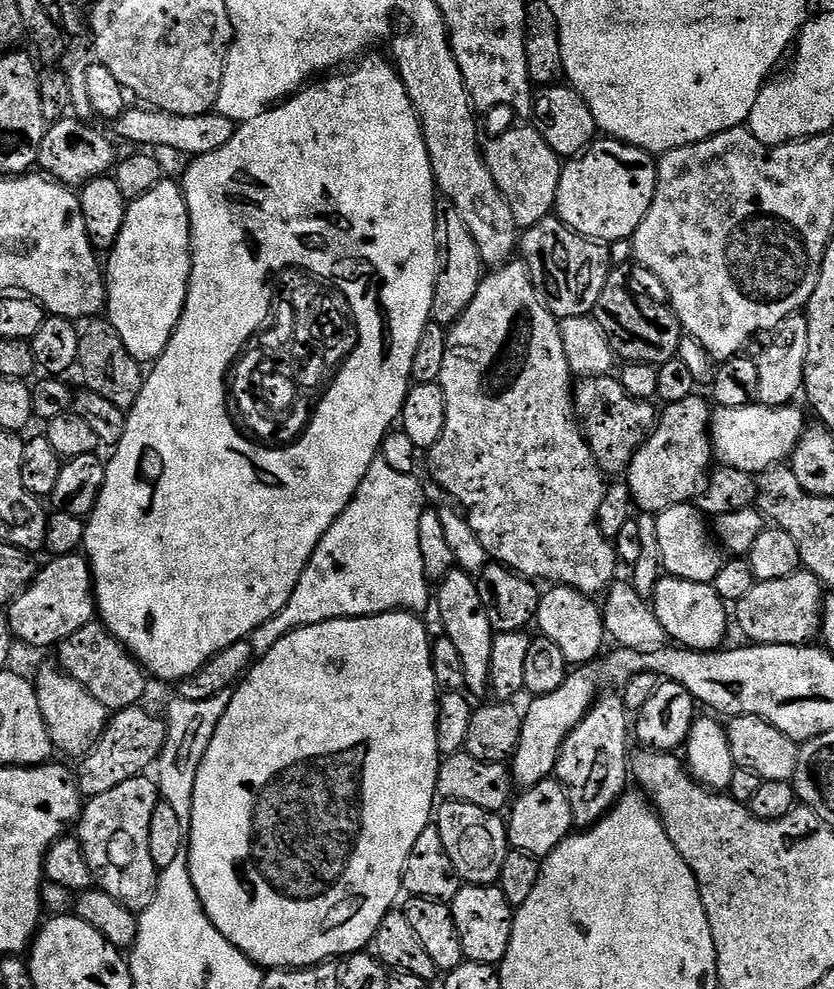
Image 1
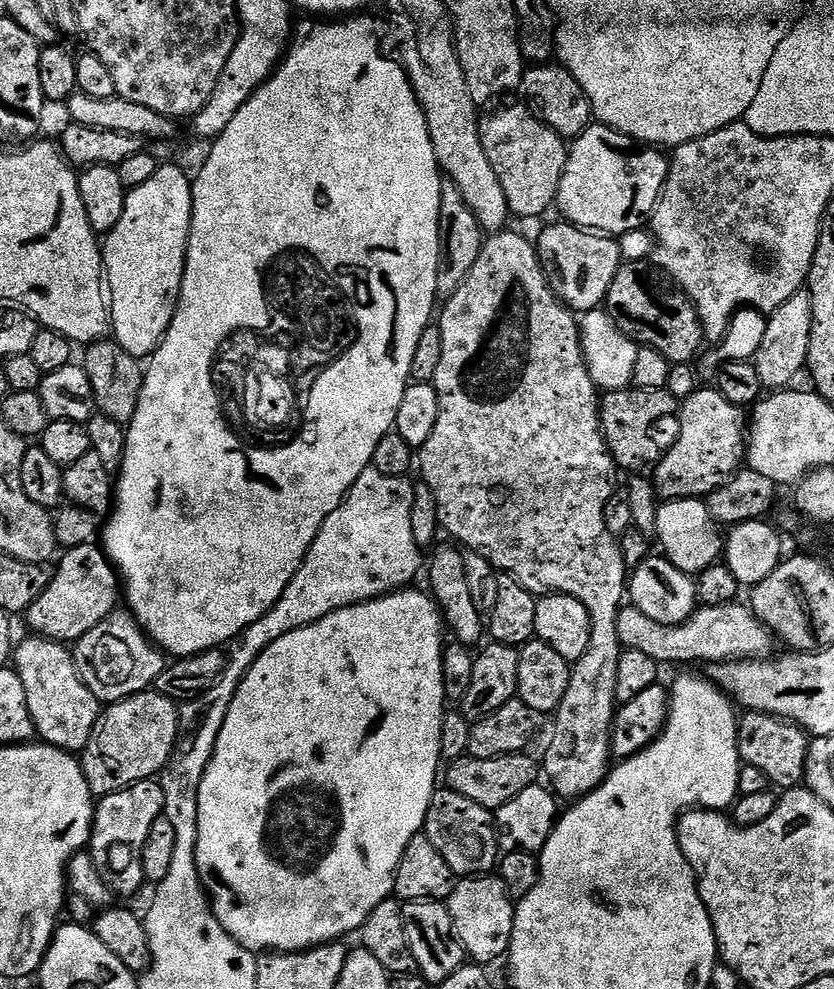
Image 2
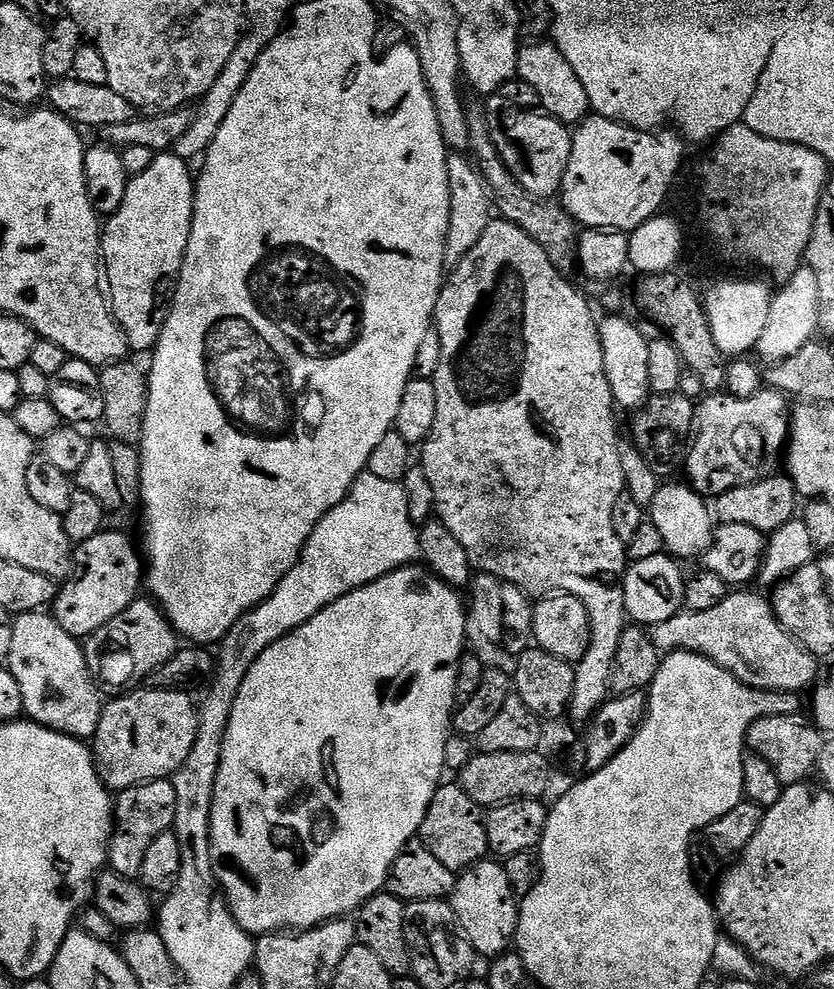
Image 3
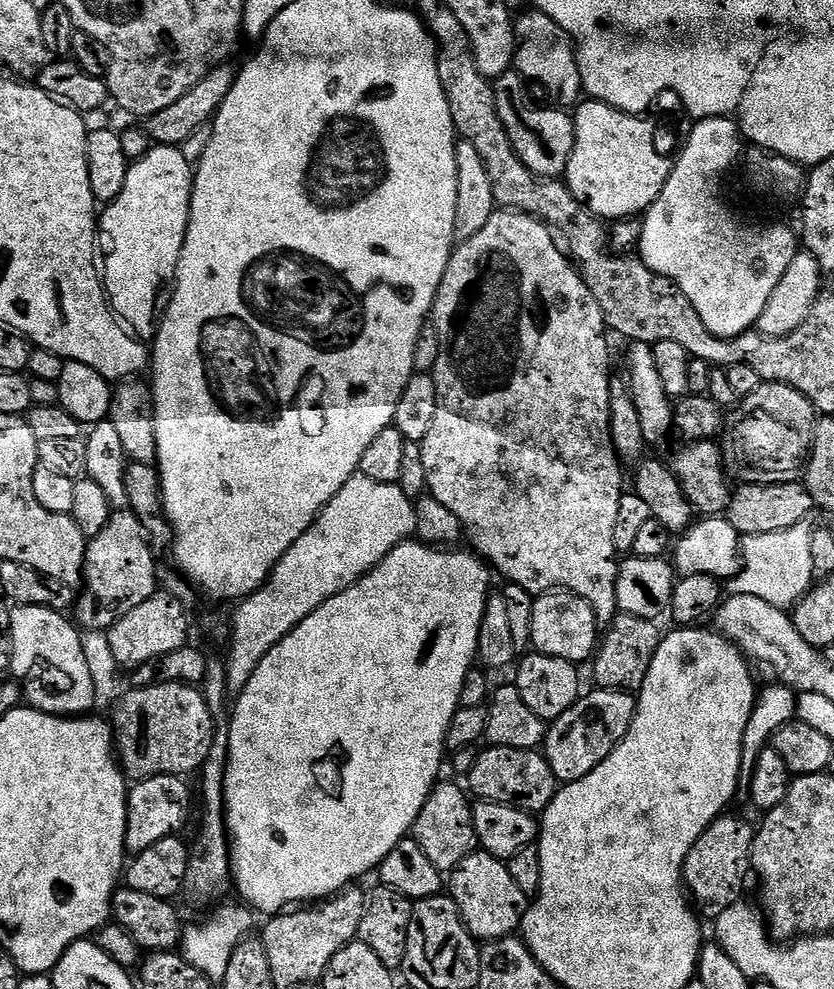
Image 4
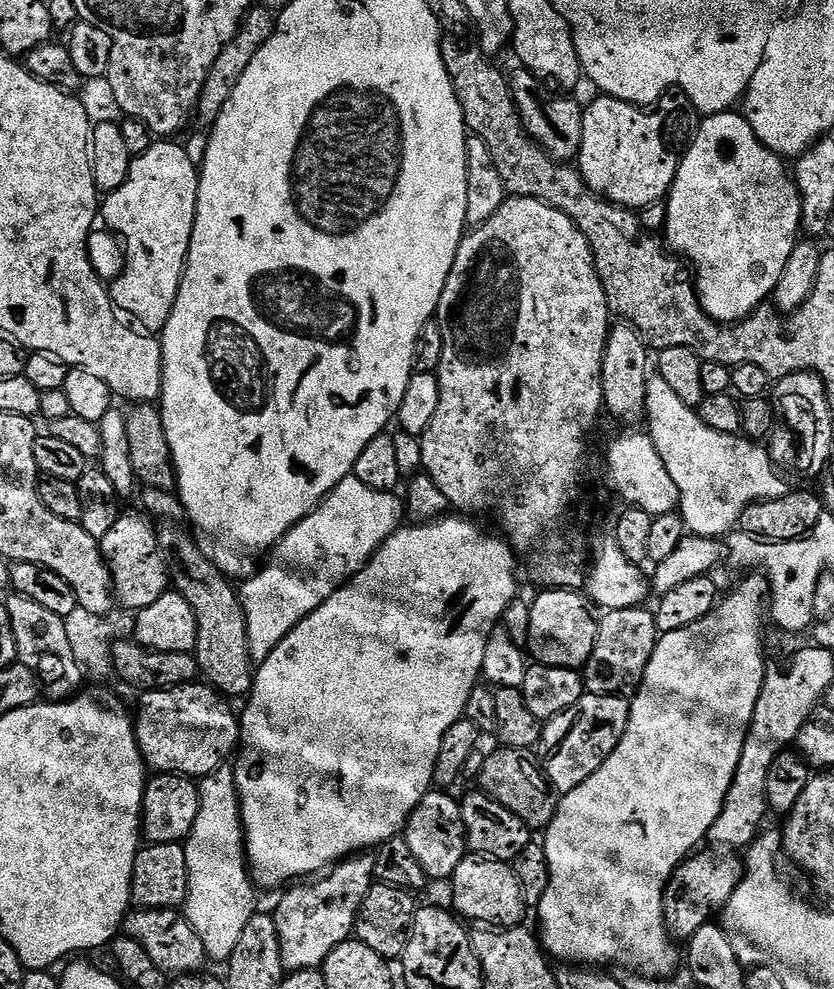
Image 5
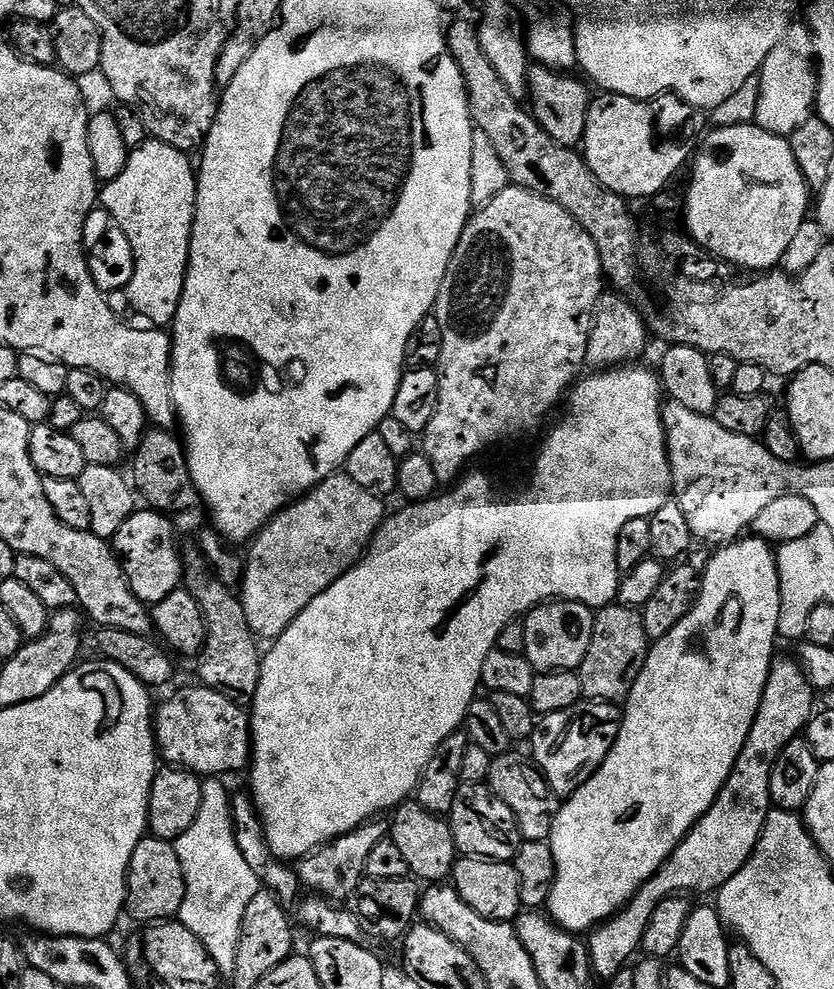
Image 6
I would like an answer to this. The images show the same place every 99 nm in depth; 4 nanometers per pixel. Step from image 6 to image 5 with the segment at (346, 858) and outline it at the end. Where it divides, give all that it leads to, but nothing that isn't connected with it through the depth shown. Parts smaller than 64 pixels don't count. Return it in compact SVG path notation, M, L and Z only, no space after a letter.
M357 854L331 865L319 878L297 883L287 889L289 892L277 902L274 909L278 946L282 946L285 973L319 969L334 946L350 939L356 926L358 910L374 883L375 871L375 855Z

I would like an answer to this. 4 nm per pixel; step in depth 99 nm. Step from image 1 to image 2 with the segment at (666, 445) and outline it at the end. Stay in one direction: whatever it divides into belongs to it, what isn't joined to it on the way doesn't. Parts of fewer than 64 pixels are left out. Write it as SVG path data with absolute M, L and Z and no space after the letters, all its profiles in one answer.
M701 386L682 401L684 425L680 437L655 465L654 485L661 501L699 500L721 488L741 471L746 460L746 437L750 427L745 413L715 387Z

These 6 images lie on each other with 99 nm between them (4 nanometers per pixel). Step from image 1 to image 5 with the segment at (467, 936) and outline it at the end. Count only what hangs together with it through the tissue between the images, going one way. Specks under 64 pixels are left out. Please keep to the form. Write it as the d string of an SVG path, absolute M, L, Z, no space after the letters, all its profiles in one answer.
M469 854L462 862L458 862L458 870L454 870L450 887L451 907L455 915L465 921L473 920L476 926L487 926L492 930L519 928L525 923L526 905L522 898L522 886L518 886L518 878L511 863L491 860L489 856Z

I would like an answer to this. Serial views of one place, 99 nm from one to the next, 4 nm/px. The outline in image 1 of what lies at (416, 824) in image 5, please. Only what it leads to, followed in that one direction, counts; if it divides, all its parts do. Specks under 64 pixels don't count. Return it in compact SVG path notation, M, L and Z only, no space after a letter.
M449 800L435 809L434 827L442 834L446 854L450 854L450 862L454 862L454 870L458 870L464 884L495 885L499 881L502 862L506 862L510 851L508 825L503 815L482 810L482 806Z

